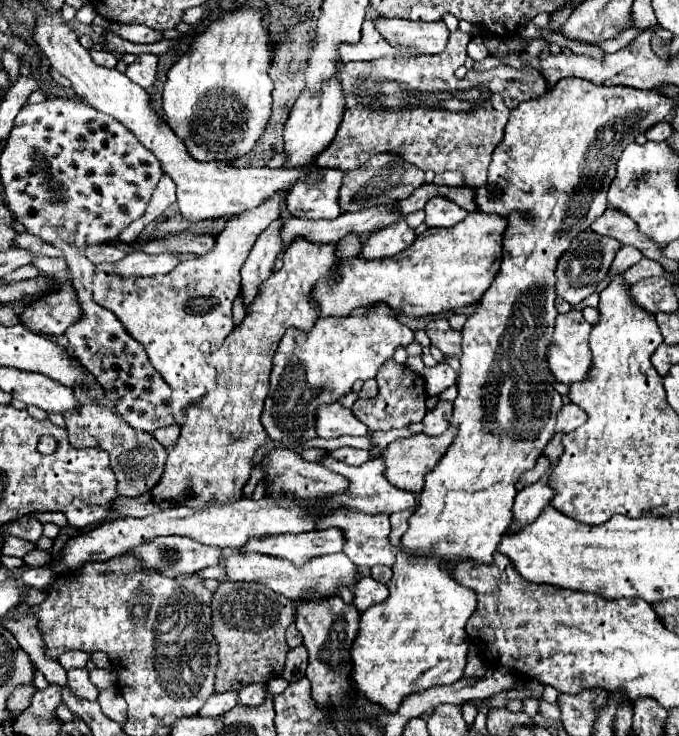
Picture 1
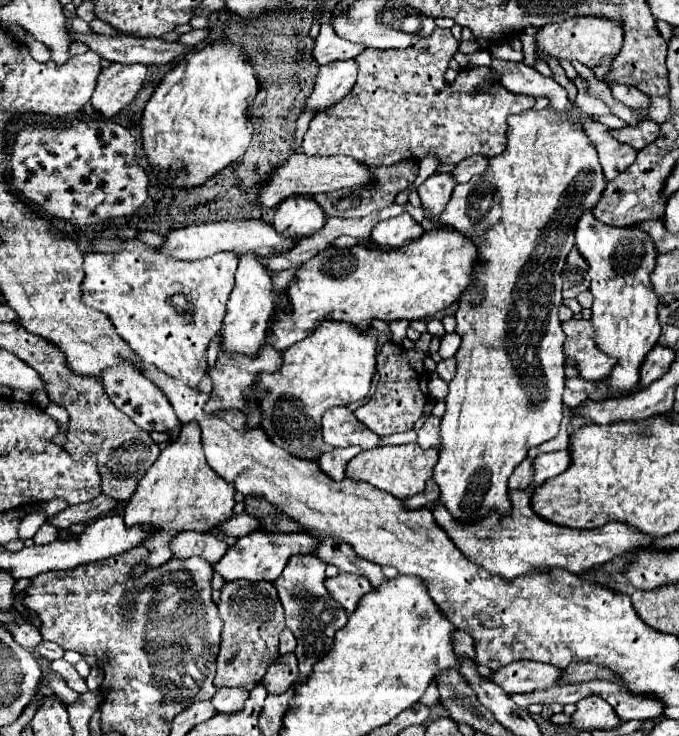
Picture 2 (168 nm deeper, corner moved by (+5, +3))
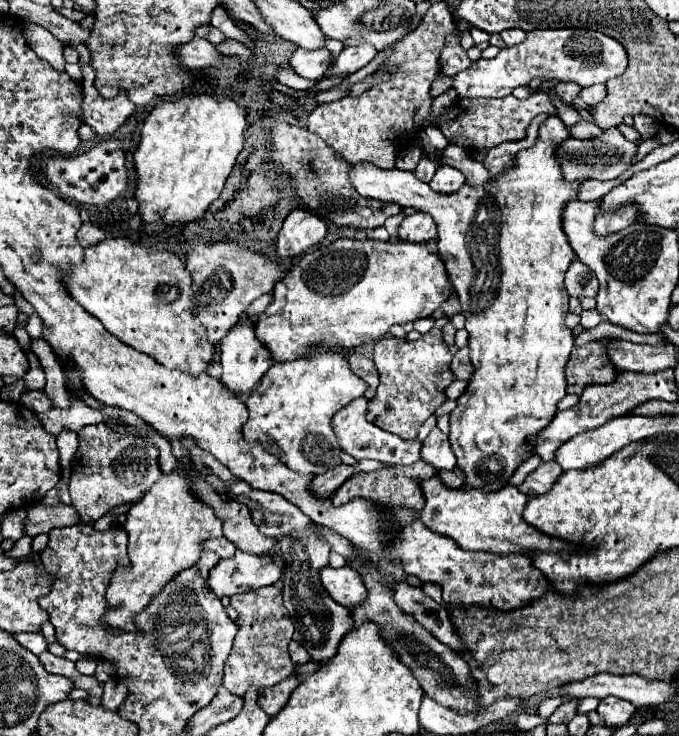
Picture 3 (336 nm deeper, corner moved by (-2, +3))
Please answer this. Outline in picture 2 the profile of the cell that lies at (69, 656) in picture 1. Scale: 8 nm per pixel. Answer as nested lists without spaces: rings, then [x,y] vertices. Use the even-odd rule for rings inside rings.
[[[42,641],[42,643],[36,647],[36,653],[42,653],[42,657],[48,657],[50,661],[60,659],[60,657],[64,655],[64,651],[62,651],[56,643],[48,643],[48,641]]]

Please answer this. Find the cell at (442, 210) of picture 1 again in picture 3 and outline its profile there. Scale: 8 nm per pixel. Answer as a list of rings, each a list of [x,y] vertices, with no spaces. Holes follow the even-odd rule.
[[[441,165],[433,175],[433,179],[429,181],[429,187],[439,193],[455,193],[463,183],[465,183],[463,173],[457,173],[455,167]]]

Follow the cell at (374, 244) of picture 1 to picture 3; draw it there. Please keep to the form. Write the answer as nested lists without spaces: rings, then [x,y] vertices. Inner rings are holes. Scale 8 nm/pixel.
[[[421,211],[407,215],[401,221],[397,233],[399,233],[399,239],[407,243],[425,243],[425,241],[437,239],[437,227],[435,227],[433,217]]]

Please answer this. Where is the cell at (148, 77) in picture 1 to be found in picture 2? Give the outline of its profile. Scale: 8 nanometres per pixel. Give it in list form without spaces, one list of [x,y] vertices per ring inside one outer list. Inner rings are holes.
[[[110,63],[108,69],[102,69],[92,93],[90,105],[102,117],[116,117],[142,89],[146,79],[144,65],[122,65]]]

